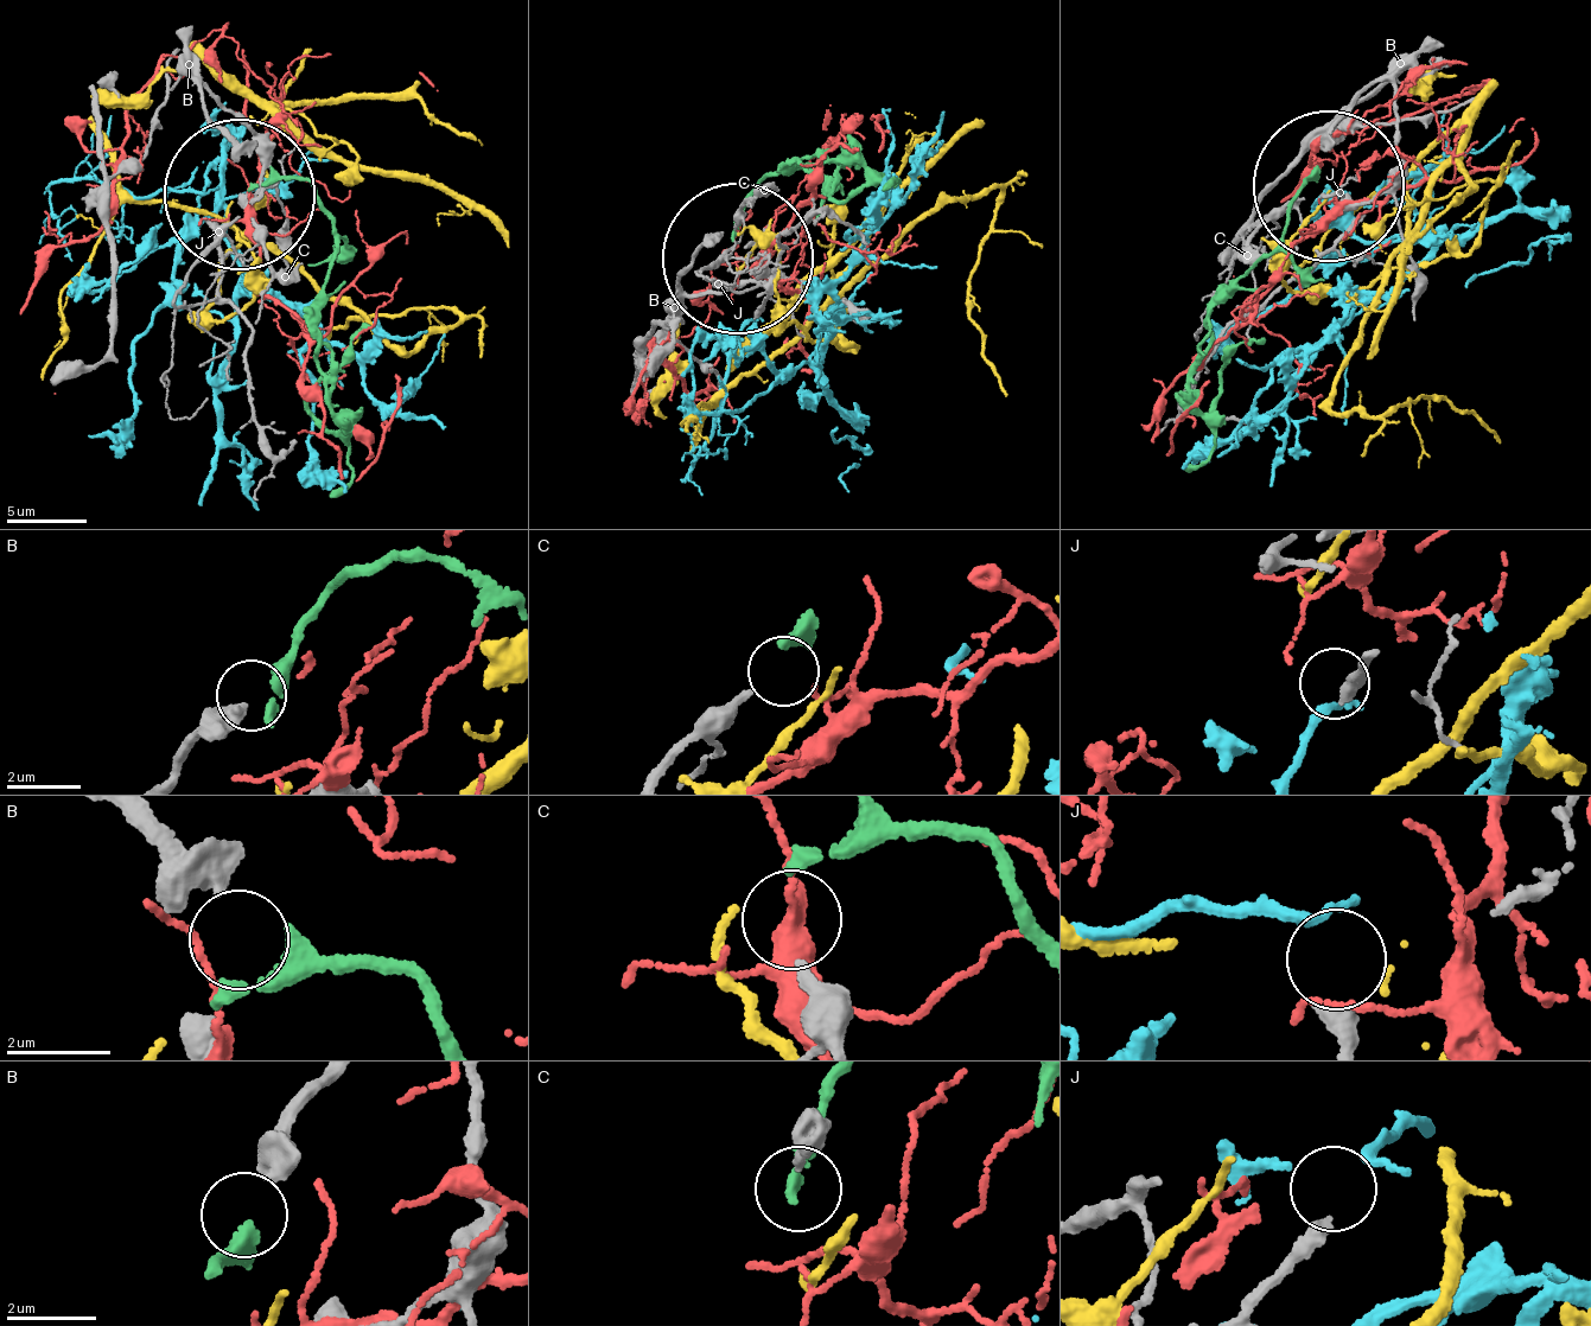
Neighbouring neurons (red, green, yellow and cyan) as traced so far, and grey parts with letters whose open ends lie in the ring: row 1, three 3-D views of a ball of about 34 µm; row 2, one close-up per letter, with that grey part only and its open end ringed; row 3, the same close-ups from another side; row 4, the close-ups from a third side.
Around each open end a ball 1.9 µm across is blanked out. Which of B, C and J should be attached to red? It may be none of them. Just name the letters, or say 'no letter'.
no letter

